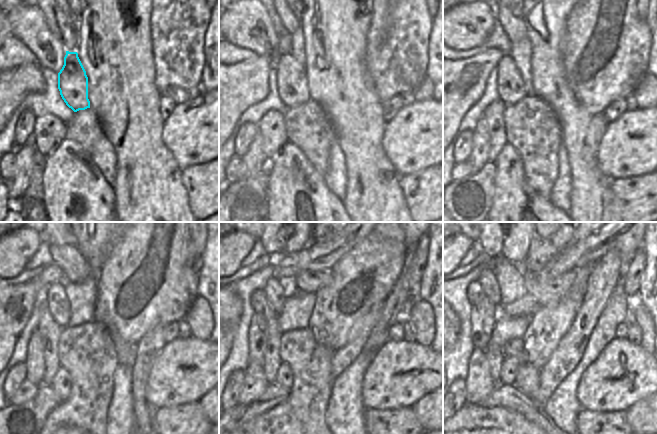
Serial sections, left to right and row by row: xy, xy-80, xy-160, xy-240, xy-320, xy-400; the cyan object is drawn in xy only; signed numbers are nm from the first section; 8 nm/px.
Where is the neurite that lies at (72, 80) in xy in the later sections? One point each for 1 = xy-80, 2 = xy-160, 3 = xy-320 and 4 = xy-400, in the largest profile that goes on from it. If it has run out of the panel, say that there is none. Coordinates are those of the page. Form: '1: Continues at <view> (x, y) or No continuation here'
1: Continues at xy-80 (291, 80)
2: Continues at xy-160 (511, 89)
3: Continues at xy-320 (271, 298)
4: Continues at xy-400 (487, 279).

